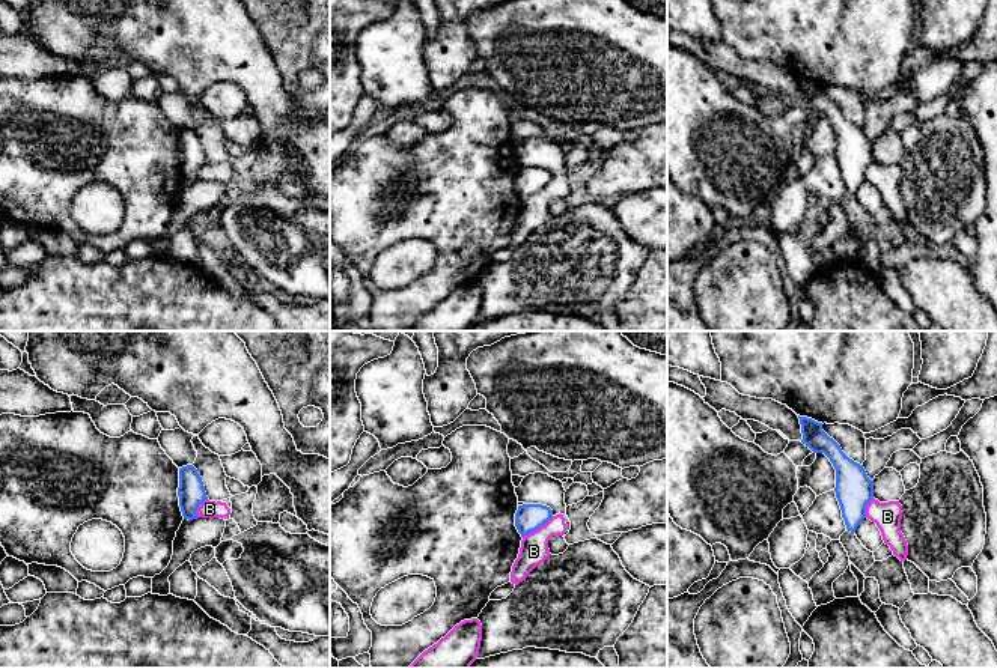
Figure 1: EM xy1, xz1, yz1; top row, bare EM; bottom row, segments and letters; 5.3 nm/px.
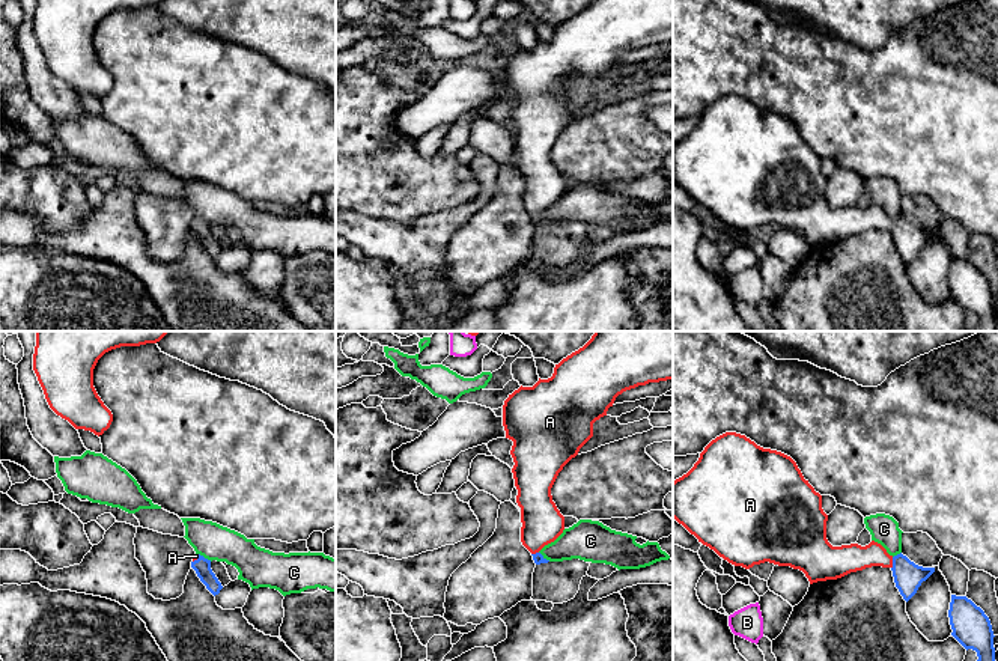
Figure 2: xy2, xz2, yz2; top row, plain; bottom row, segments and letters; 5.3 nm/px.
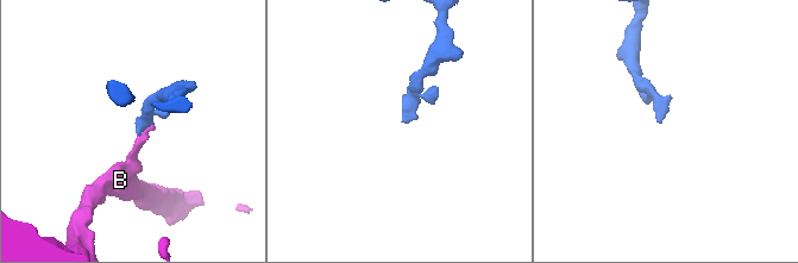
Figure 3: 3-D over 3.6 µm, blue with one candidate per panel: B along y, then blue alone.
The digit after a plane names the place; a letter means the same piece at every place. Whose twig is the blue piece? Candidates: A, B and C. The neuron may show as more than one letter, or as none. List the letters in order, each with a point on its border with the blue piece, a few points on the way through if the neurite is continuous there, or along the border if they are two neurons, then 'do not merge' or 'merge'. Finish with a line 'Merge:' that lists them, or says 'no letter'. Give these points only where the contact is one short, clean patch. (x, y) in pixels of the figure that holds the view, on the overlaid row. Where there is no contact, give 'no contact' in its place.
A: yz2 (893, 563) | across yz2 (908, 577), (893, 563), (884, 559), (846, 559) | merge
B: xz1 (538, 527) | along xz1 (553, 516), (523, 537) | do not merge
C: xy2 (203, 557) | along xy2 (199, 553), (211, 560) | do not merge
Merge: A

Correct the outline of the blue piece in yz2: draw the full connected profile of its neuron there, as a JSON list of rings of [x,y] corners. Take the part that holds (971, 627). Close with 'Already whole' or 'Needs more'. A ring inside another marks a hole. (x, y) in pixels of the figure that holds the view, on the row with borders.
[[[951,595],[948,610],[951,635],[968,650],[977,652],[977,661],[995,661],[993,631],[989,617],[966,596]]]. Already whole

